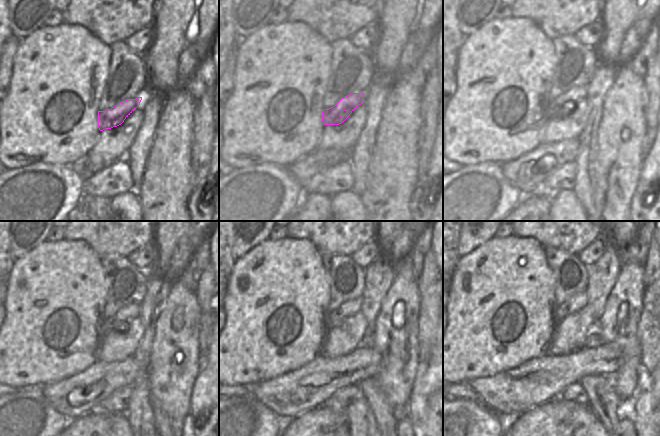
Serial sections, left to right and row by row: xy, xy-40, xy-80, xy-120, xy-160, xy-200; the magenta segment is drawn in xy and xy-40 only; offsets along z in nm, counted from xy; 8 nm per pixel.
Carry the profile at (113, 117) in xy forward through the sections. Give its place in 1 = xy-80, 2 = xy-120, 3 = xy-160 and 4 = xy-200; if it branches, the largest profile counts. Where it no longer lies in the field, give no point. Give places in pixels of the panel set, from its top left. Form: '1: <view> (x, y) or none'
1: xy-80 (568, 100)
2: xy-120 (119, 322)
3: xy-160 (353, 306)
4: xy-200 (576, 302)

